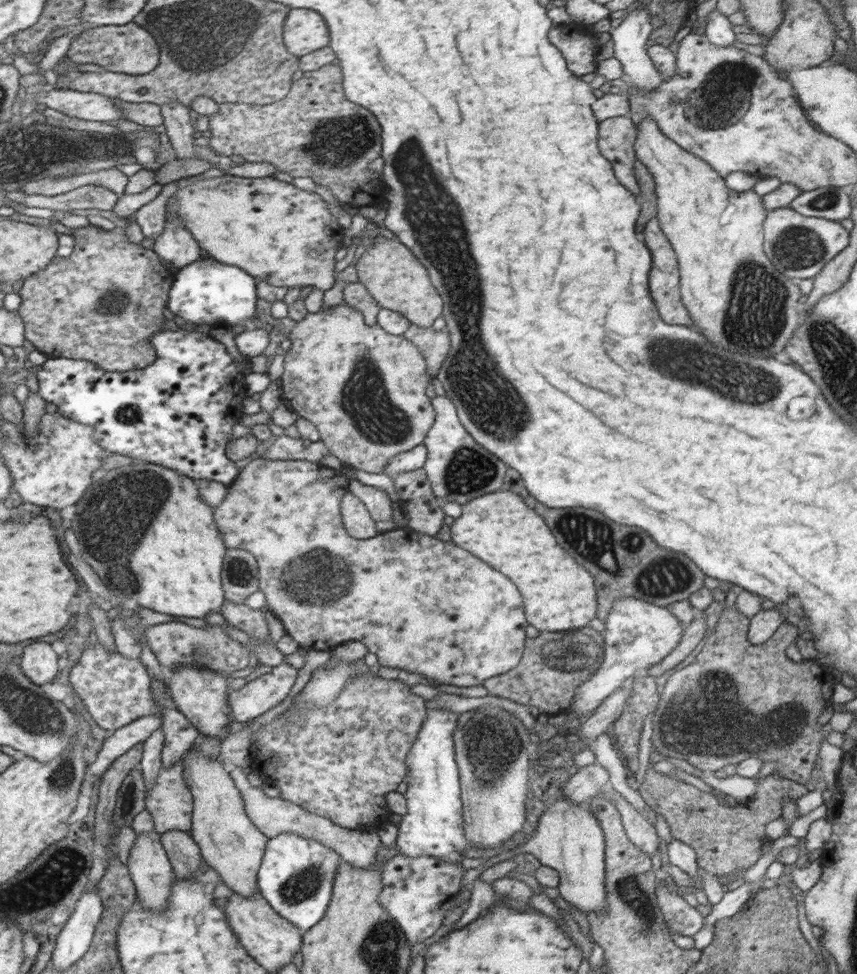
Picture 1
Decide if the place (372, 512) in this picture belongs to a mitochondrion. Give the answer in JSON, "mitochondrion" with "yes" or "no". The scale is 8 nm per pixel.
{"mitochondrion":"no"}

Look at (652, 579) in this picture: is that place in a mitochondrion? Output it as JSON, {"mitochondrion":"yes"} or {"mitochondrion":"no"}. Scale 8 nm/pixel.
{"mitochondrion":"yes"}

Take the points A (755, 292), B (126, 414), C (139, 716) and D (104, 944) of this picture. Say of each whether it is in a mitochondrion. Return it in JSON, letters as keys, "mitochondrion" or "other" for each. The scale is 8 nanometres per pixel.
{"A":"mitochondrion","B":"mitochondrion","C":"other","D":"other"}

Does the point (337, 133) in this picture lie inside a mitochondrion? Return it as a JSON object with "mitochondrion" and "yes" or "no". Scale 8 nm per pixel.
{"mitochondrion":"yes"}

